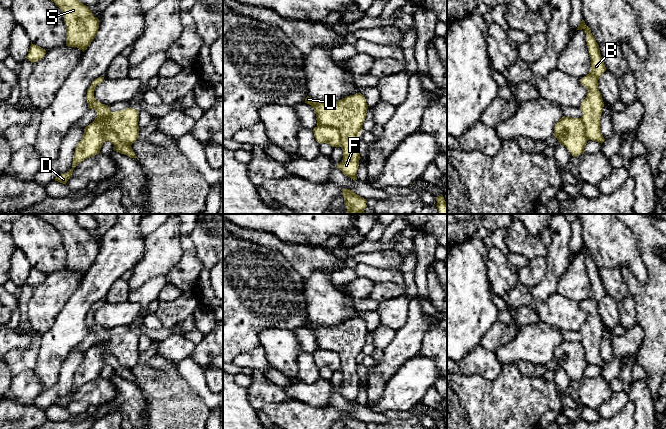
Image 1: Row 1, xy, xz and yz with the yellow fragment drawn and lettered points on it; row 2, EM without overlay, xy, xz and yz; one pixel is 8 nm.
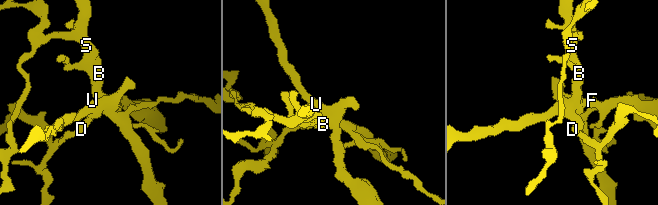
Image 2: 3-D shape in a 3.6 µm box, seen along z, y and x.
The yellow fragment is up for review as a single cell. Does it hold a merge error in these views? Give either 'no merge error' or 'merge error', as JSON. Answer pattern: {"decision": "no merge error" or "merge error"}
{"decision": "merge error"}

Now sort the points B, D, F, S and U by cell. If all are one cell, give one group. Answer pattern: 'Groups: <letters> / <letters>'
Groups: B S / D F U

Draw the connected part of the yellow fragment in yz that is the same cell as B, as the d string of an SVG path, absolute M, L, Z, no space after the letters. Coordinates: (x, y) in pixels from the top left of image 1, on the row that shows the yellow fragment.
M582 19L577 30L585 30L586 42L591 60L590 72L580 79L580 82L588 90L586 98L582 101L580 109L582 111L582 121L588 140L599 143L604 142L604 137L600 130L600 118L602 115L604 102L598 89L598 80L606 71L605 64L600 55L599 45L591 33L590 28Z

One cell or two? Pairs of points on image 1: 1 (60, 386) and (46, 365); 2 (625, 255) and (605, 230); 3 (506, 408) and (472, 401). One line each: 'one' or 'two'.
1: two
2: one
3: one

